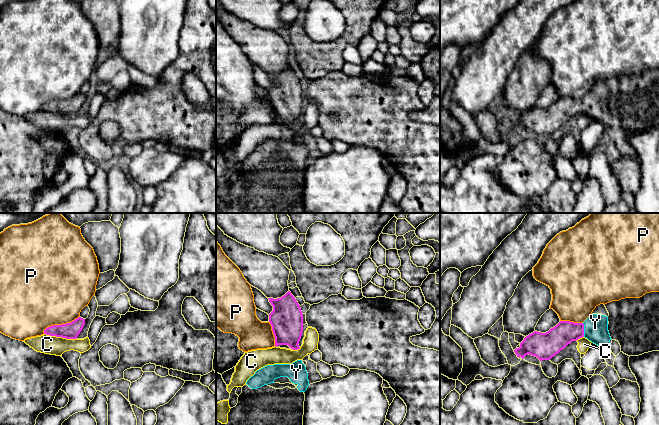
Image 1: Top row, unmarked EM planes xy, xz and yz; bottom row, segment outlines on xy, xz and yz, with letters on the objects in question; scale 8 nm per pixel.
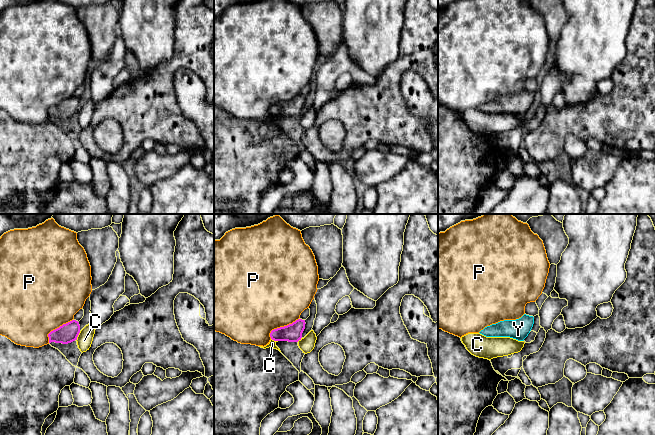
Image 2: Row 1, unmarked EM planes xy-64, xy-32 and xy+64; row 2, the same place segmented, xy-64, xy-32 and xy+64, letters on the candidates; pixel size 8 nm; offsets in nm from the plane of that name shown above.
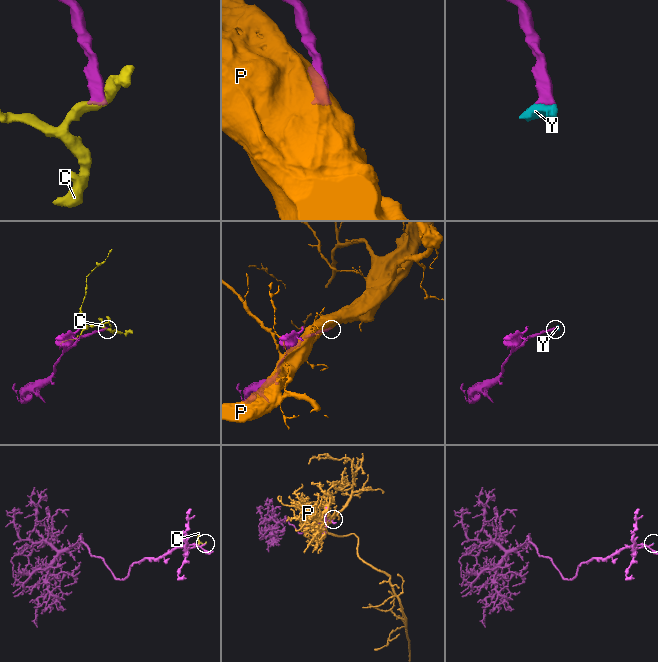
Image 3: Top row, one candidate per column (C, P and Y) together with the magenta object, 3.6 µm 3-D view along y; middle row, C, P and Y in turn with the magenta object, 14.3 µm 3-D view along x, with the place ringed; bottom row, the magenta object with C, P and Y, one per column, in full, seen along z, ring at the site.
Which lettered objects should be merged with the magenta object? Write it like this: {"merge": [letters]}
{"merge": ["Y"]}

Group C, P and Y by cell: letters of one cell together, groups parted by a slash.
C / P / Y

